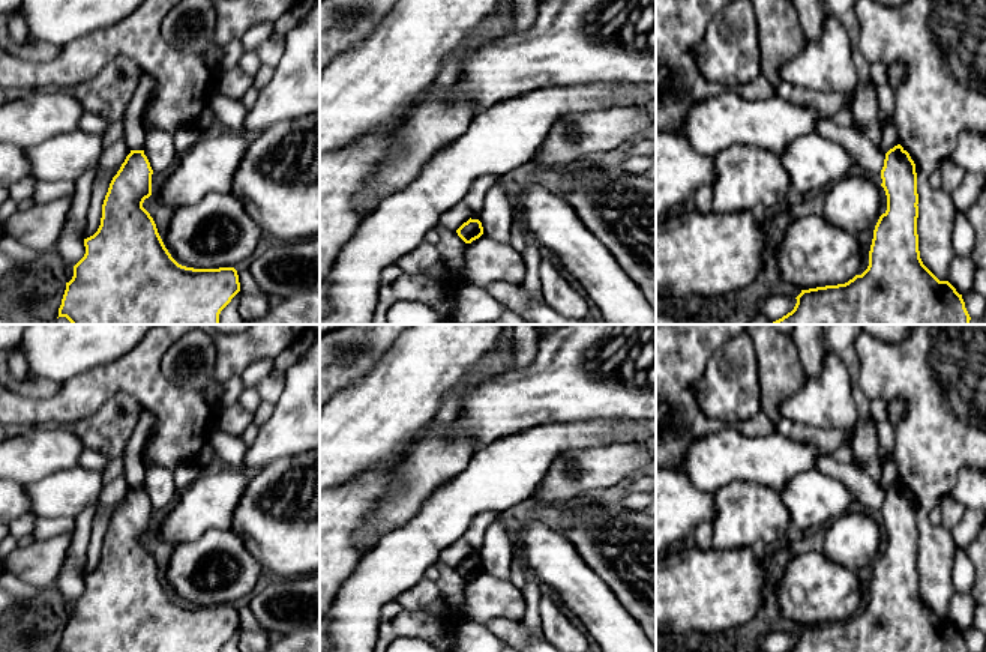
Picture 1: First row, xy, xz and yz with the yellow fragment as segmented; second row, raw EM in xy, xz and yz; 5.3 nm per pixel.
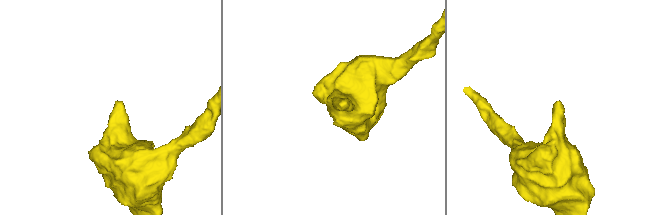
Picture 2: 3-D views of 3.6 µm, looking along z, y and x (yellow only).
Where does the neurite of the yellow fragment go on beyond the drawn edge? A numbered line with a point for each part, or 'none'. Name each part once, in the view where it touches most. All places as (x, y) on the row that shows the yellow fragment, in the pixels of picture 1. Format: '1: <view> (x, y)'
none

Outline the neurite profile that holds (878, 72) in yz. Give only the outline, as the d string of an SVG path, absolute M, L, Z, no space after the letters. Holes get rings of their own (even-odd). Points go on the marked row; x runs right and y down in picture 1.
M875 62L870 65L870 78L875 86L879 114L884 123L881 150L887 153L890 149L899 144L897 128L894 123L894 92L888 83L887 66L884 66L882 63Z

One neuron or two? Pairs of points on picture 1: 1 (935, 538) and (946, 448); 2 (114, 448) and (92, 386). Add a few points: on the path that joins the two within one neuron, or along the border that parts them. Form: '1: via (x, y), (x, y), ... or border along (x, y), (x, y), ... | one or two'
1: via (923, 516), (923, 505), (929, 488), (929, 470) | one
2: border along (132, 395), (116, 394), (95, 412), (69, 425) | two

